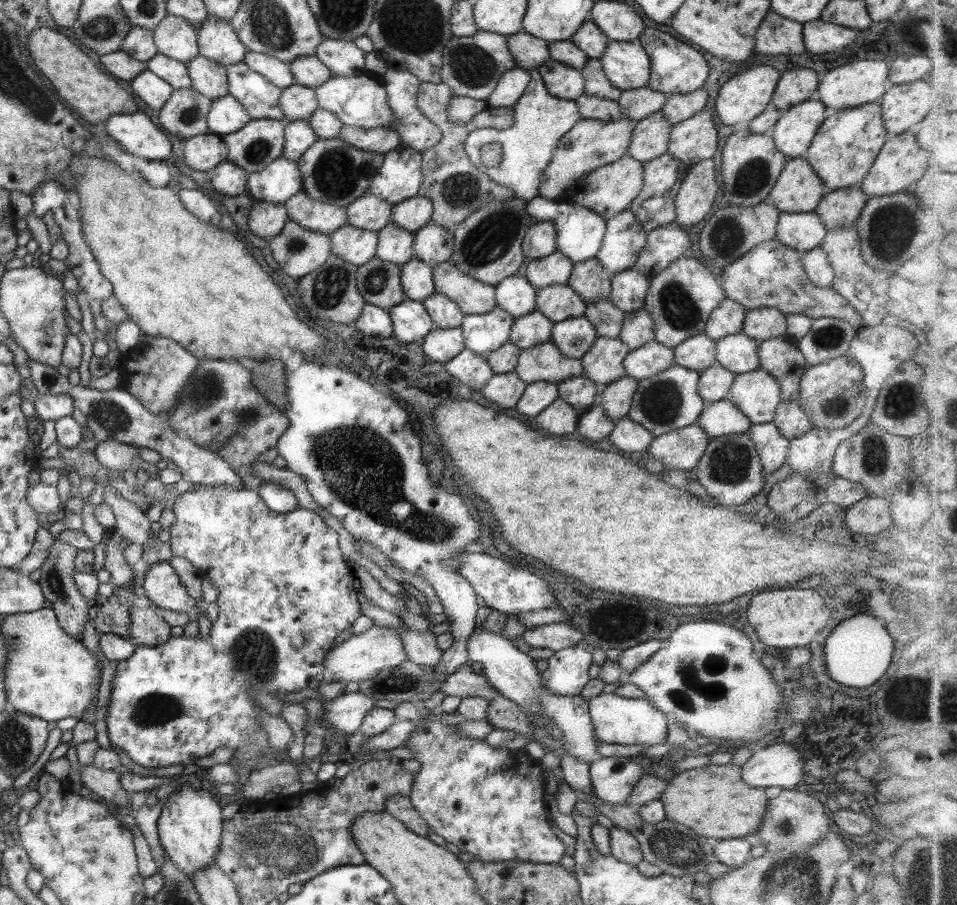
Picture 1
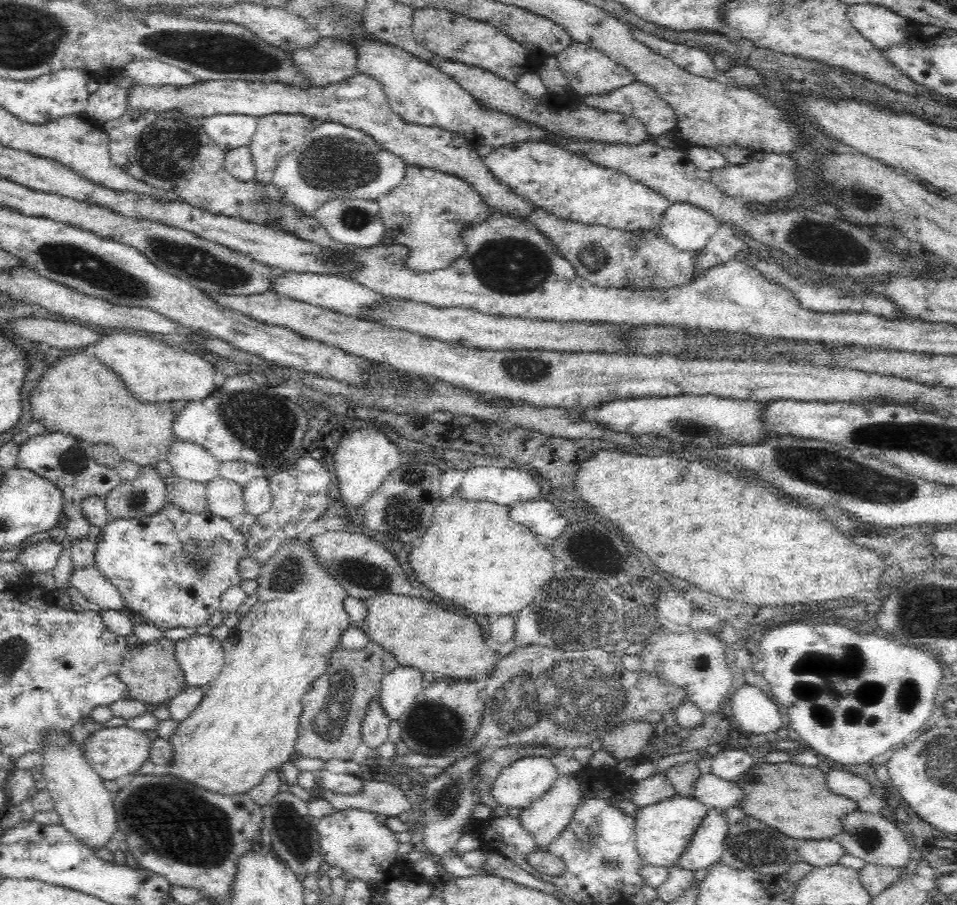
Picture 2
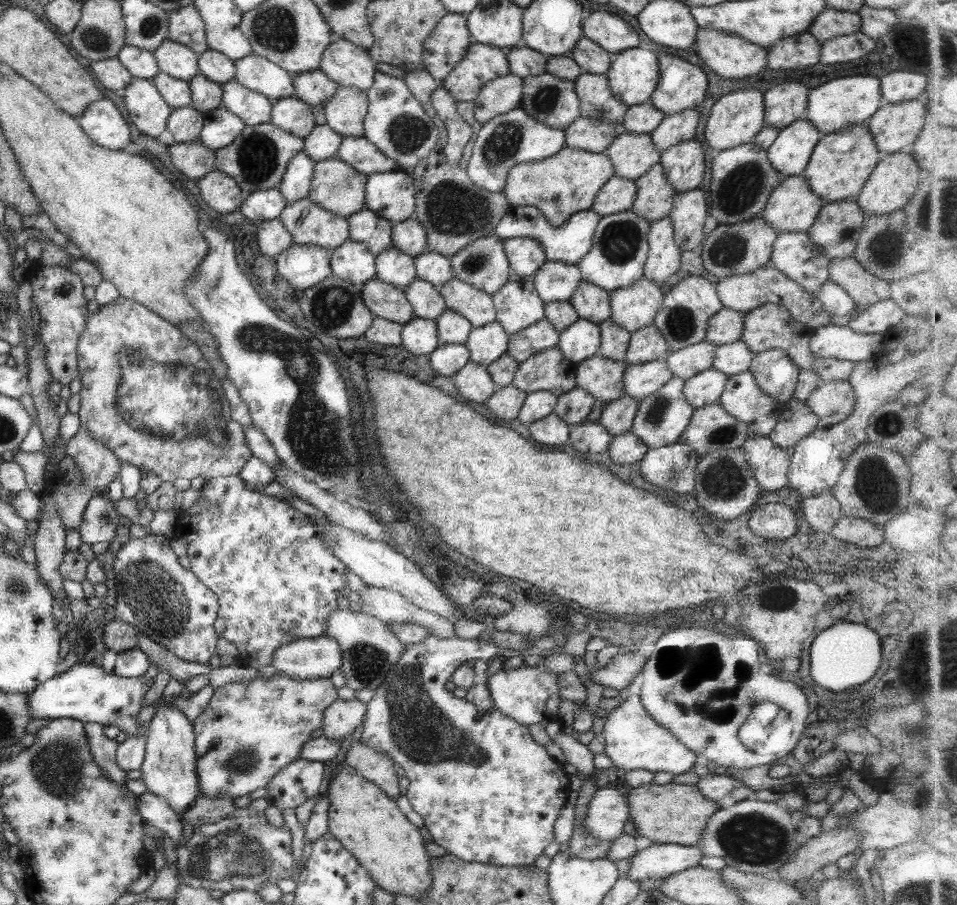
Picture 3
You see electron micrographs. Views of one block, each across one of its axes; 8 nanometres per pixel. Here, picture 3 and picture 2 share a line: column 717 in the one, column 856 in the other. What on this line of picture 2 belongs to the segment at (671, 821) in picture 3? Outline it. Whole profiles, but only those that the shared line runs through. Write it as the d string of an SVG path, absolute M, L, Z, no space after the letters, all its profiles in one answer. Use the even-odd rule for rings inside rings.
M788 761L780 763L752 763L732 782L737 788L742 790L743 795L737 807L741 808L746 816L758 820L778 832L782 832L784 837L796 841L833 839L841 831L841 816L857 809L853 800L834 794L829 788L826 788L824 775L816 767L796 765Z

